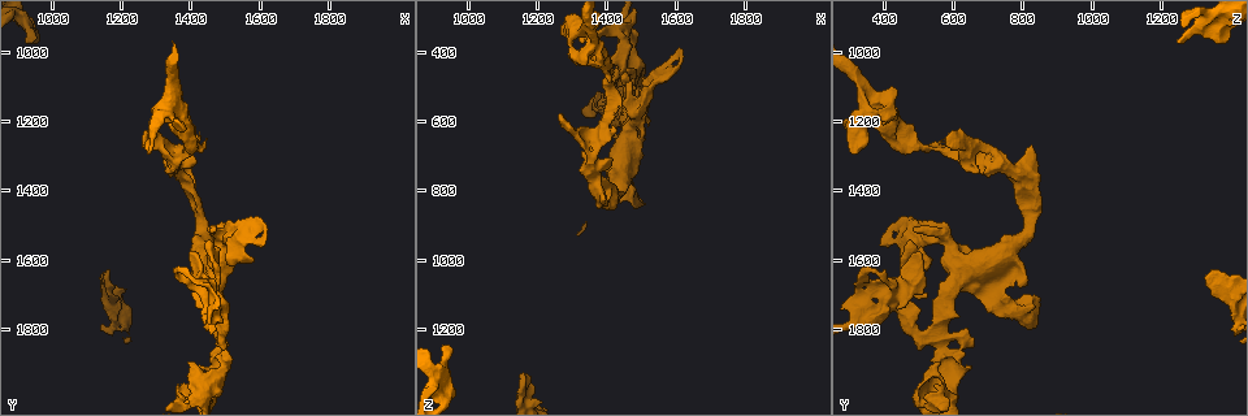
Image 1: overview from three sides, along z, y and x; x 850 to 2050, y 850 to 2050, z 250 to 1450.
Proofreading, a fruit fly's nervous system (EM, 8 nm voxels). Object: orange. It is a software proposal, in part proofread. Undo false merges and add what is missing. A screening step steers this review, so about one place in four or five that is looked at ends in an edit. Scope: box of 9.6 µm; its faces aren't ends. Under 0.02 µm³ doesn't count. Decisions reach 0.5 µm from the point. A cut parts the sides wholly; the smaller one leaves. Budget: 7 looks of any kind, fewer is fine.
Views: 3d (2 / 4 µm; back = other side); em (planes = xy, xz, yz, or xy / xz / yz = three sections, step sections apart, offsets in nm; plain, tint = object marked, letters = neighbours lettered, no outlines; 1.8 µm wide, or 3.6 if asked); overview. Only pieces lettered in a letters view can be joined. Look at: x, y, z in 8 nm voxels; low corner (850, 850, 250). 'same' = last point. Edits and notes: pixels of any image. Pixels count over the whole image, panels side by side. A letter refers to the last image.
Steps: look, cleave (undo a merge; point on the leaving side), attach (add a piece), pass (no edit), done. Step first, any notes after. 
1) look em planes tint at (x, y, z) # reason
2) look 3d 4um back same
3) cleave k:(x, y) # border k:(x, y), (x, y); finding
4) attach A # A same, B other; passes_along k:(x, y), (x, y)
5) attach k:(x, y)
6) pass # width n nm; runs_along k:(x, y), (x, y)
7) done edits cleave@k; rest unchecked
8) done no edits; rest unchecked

look em planes letters at (1300, 1180, 390) # abrupt turn

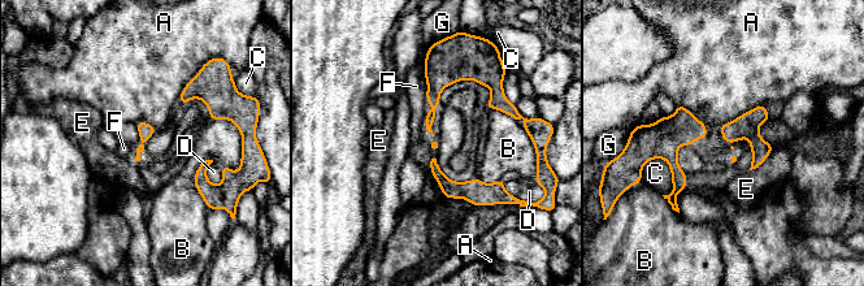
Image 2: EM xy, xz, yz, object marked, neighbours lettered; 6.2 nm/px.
pass # A other, B other, C other, D other, E other, F other, G other; border 2:(763, 103), (719, 126); one neuron here

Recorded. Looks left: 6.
look em planes letters at (1350, 1330, 720) # calibre changes

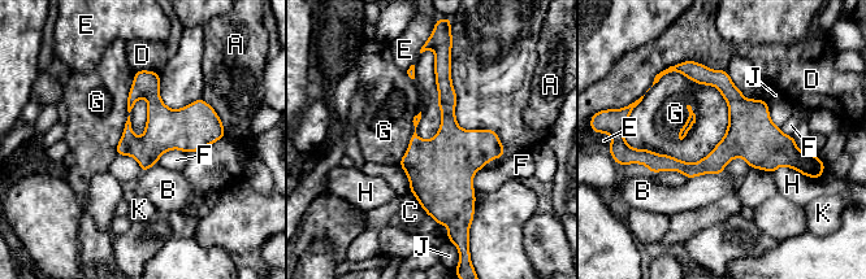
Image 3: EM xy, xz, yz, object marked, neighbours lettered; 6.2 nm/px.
pass # width 240 nm; A other, B other, C other, D other, E other, F other, G other, H other, J other, K other; runs_along 3:(800, 156), (727, 149), (701, 168), (646, 158); continuous, no second neuron

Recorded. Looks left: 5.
look 3d 4um at (1160, 1640, 1320) # an open end

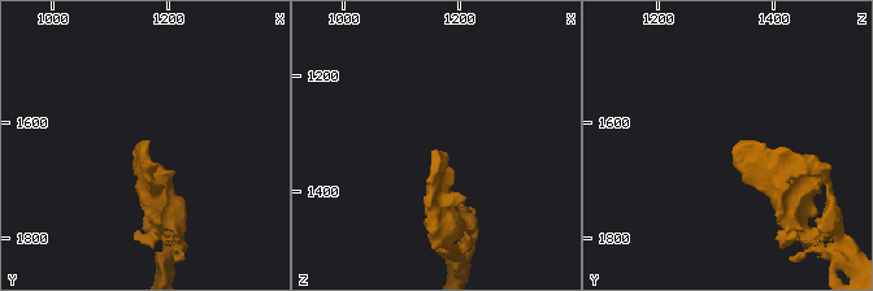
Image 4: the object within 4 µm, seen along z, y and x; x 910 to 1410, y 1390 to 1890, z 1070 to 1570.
look em yz step 16 letters at (1155, 1645, 1325) # now the EM

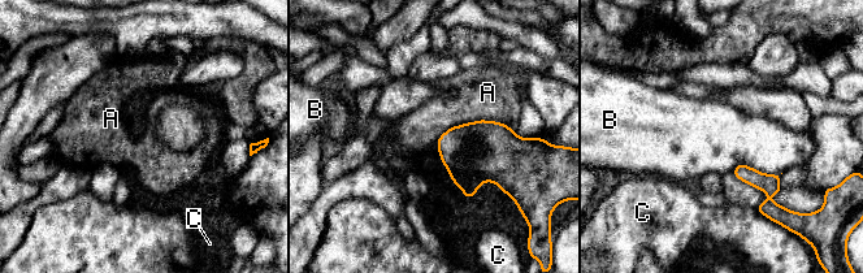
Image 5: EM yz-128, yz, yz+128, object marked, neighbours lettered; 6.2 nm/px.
look em planes letters same # another direction

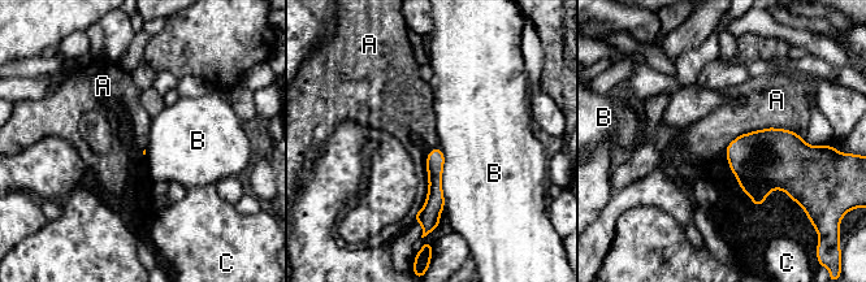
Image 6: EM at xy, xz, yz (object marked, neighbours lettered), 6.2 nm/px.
pass # A other, B other, C other; runs_along 6:(437, 151), (434, 204), (425, 222); none of them fits

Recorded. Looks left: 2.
done no edits; rest unchecked

